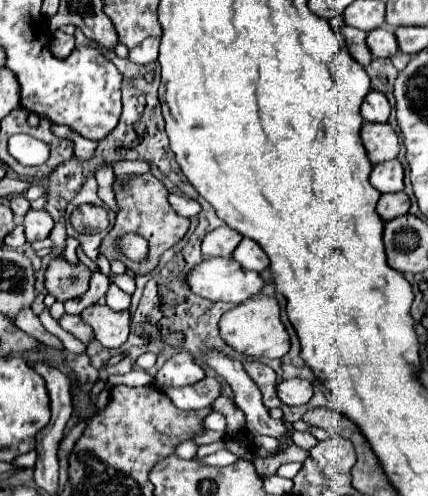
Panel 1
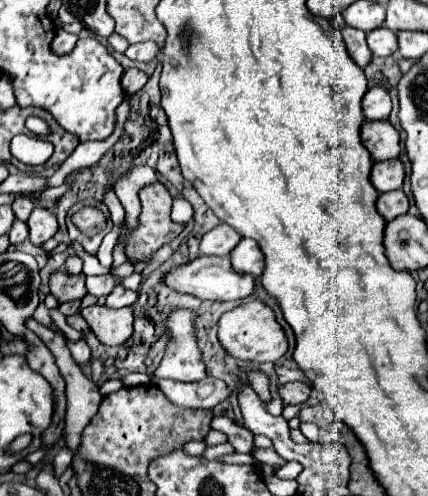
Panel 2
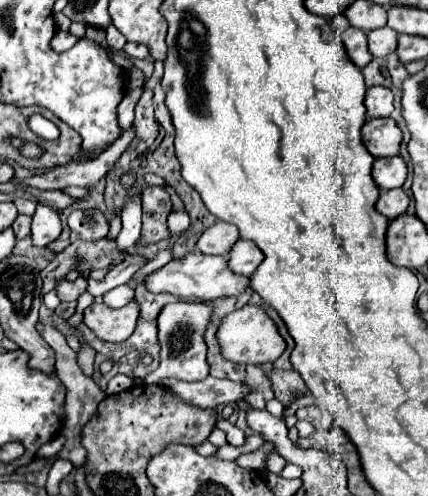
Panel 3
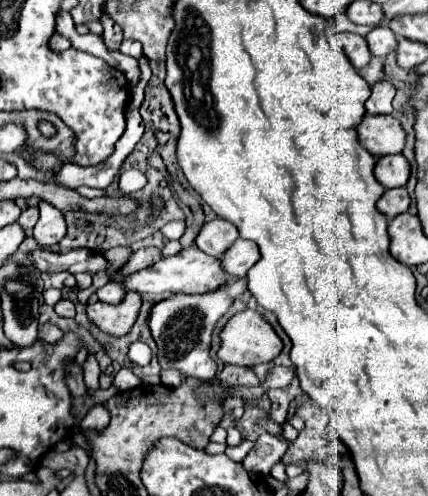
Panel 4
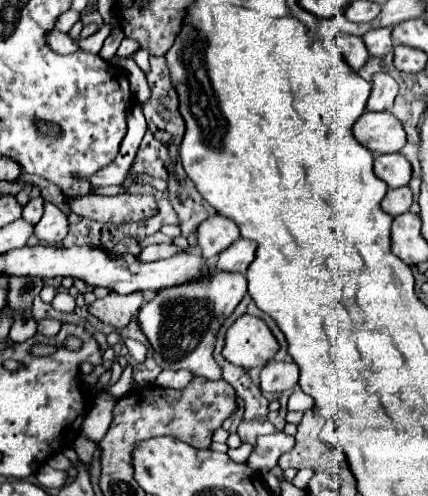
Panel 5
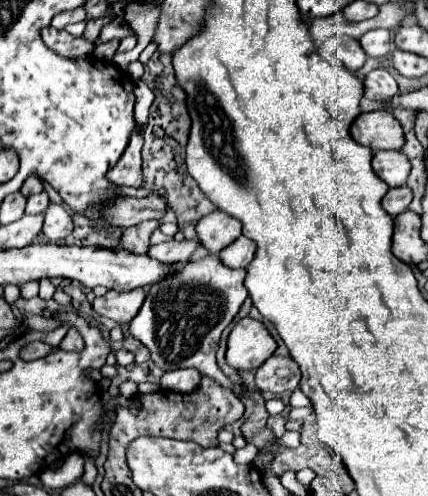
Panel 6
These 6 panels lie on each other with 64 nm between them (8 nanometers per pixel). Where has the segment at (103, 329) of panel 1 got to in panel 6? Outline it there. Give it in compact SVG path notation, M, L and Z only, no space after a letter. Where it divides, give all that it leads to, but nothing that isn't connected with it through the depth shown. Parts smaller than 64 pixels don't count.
M136 288L134 292L108 292L102 298L96 298L92 302L92 310L104 318L110 318L118 324L128 324L140 310L146 294L142 288Z

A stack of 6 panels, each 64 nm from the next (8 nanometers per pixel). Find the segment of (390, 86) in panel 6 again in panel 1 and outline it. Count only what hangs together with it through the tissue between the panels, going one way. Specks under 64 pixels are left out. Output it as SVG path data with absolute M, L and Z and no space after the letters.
M368 92L362 104L362 118L366 122L388 122L390 116L390 104L382 92Z

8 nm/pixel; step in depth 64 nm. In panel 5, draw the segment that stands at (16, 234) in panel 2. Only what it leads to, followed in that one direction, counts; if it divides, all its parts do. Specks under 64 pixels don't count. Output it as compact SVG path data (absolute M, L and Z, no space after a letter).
M34 198L30 200L26 206L24 206L24 212L22 212L22 218L28 222L28 224L36 224L42 216L42 198Z

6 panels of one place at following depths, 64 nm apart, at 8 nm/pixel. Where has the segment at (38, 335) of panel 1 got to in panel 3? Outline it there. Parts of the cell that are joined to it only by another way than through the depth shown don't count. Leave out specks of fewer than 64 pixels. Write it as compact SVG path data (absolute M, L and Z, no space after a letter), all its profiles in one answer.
M40 322L36 324L36 330L38 330L40 336L52 346L52 350L56 352L56 374L58 374L60 382L66 386L66 406L64 406L66 418L64 418L64 428L62 428L62 432L60 432L60 434L66 438L66 444L64 444L64 448L60 450L58 456L72 460L72 464L78 468L78 466L82 466L84 460L86 460L86 450L84 450L84 446L80 444L82 428L84 428L84 424L96 414L96 408L98 408L100 400L106 398L106 394L104 394L104 390L100 390L100 388L94 384L92 378L84 376L84 372L82 372L80 366L76 364L76 352L66 344L66 336L64 336L62 332L58 332L58 330L52 328L52 326L40 324Z

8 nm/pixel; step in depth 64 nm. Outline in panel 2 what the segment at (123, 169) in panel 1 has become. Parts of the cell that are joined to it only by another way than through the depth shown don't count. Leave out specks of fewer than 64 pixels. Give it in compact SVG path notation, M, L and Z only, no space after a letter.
M132 166L114 184L114 192L126 210L126 224L128 226L132 226L132 228L138 226L138 214L140 214L138 190L148 184L154 184L156 180L158 180L156 172L150 166Z

